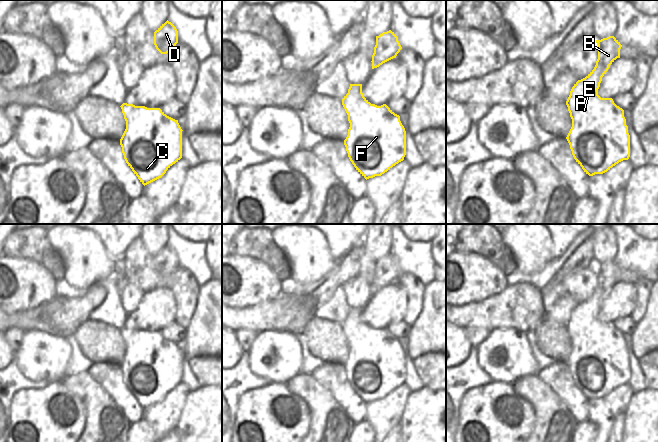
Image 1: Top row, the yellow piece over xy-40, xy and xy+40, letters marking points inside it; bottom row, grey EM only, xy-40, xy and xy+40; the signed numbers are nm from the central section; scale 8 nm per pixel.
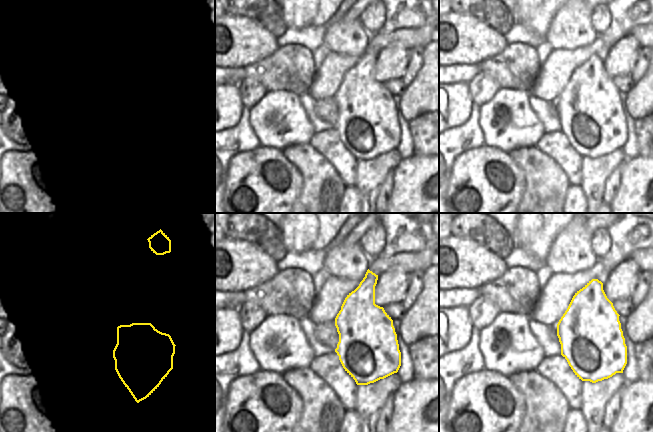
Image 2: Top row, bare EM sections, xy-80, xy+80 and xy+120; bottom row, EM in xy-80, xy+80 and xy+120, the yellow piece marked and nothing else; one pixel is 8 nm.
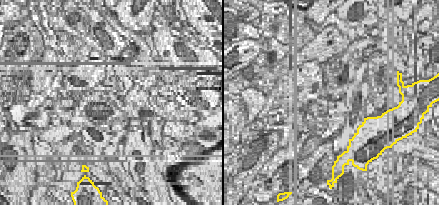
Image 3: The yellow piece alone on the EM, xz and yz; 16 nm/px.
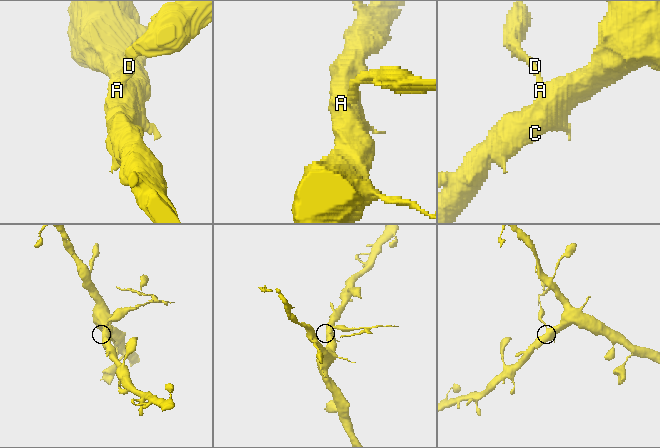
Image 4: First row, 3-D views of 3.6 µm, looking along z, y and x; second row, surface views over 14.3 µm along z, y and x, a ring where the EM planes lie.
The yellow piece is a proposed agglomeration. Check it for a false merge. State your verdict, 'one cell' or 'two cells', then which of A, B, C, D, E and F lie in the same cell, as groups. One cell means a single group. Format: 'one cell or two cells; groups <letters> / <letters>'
two cells; groups A C E F / B D

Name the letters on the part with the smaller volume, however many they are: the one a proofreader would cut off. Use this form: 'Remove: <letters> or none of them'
Remove: B, D

